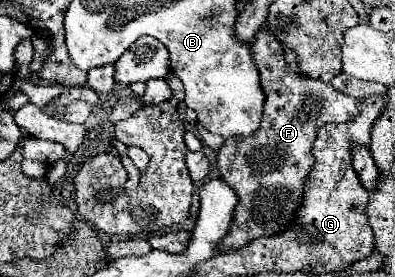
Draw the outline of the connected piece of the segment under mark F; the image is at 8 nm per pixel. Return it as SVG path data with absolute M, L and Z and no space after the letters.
M259 30L251 50L267 96L265 112L259 134L241 138L239 142L225 142L217 154L221 178L227 180L239 196L231 230L223 238L219 252L229 252L259 236L271 236L285 230L301 202L303 180L313 168L311 146L317 128L327 122L351 122L353 114L357 116L361 110L359 98L339 94L331 84L291 74L287 62L283 62L281 46L273 36Z

